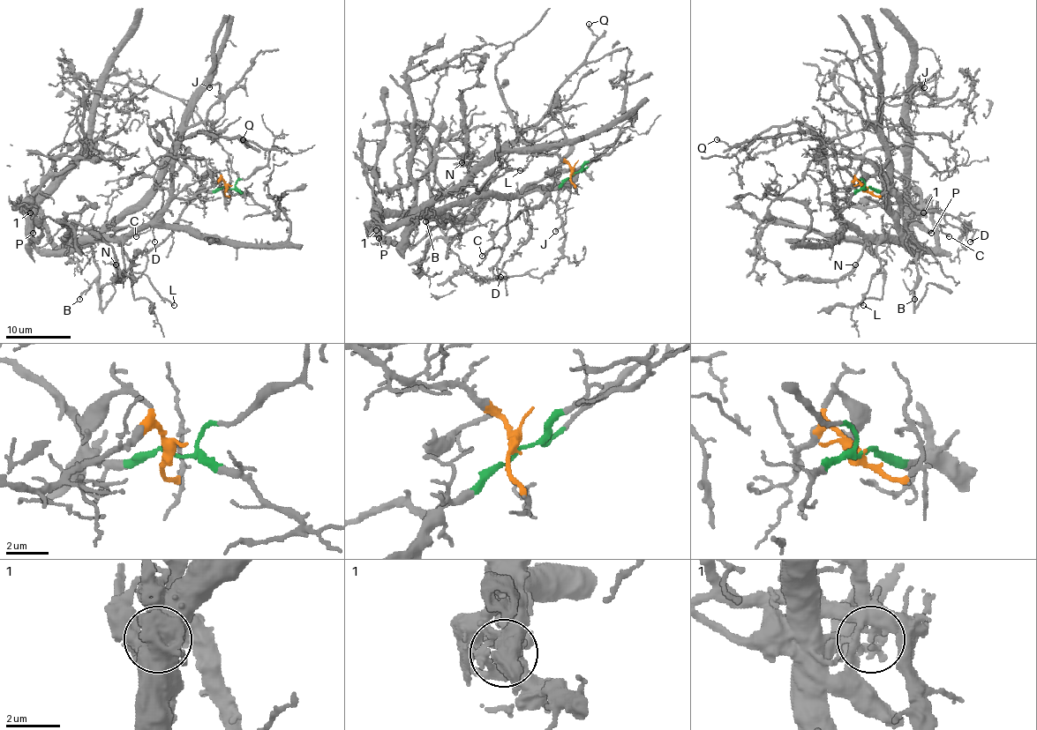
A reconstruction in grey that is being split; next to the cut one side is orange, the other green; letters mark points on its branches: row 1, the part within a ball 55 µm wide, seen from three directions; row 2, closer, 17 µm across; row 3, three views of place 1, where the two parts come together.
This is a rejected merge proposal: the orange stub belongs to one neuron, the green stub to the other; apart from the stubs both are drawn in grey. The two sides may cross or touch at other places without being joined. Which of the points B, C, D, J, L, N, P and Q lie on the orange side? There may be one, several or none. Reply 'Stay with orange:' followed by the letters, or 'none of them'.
Stay with orange: L, N, P, Q

